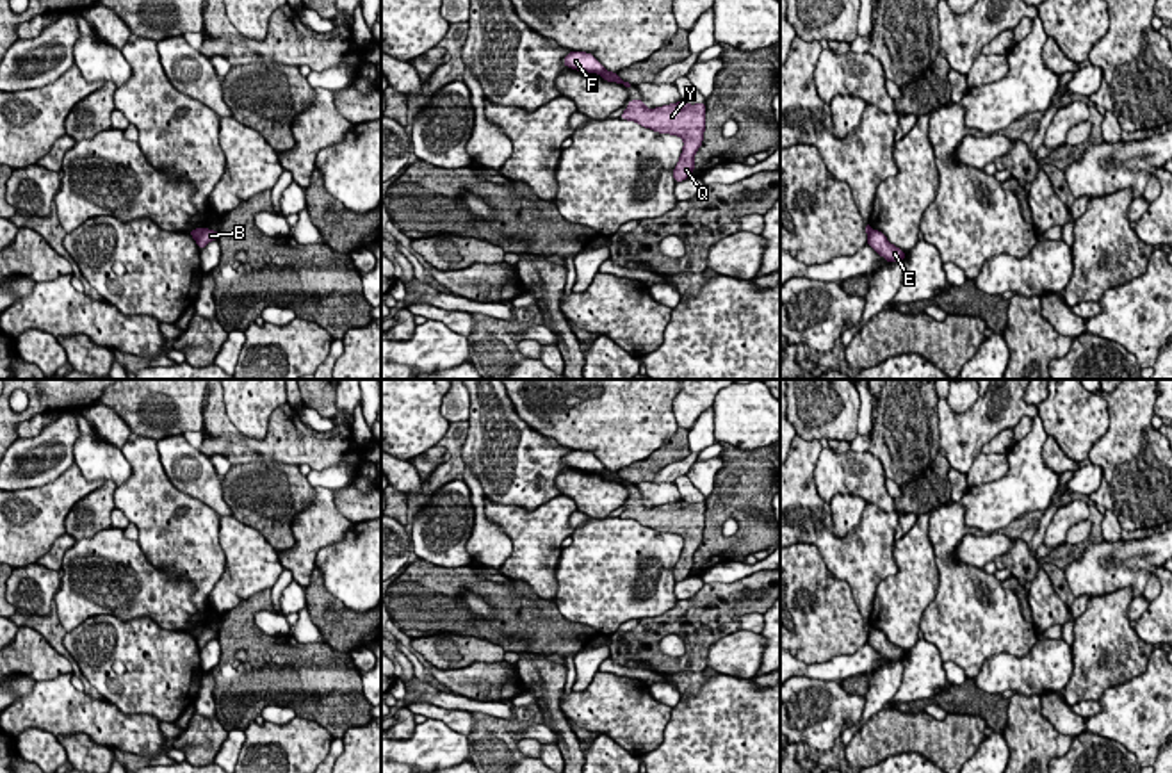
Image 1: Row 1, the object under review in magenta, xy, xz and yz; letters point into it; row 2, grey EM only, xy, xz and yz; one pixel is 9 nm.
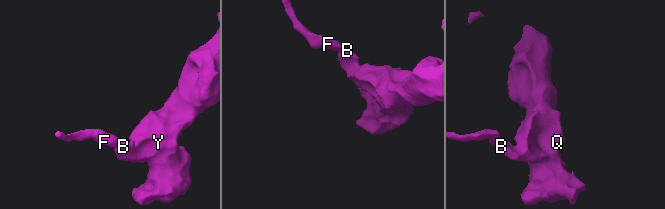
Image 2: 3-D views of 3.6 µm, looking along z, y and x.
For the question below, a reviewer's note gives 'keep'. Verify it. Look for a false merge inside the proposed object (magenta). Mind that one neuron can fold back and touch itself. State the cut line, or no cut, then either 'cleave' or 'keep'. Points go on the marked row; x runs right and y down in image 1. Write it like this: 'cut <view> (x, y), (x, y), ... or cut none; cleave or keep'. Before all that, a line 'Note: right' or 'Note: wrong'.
Note: wrong
cut xz (604, 70), (601, 73); cleave

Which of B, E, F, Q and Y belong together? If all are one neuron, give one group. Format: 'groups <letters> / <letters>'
groups B E Q Y / F

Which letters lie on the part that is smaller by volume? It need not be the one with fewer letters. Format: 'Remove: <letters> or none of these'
Remove: B, E, Q, Y

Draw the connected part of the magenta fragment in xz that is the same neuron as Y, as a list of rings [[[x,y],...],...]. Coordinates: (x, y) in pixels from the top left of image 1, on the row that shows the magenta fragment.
[[[631,100],[620,119],[636,121],[659,134],[679,135],[684,141],[680,159],[673,169],[675,182],[691,176],[695,153],[702,146],[705,130],[705,103],[689,105],[686,102],[647,109],[643,100]]]

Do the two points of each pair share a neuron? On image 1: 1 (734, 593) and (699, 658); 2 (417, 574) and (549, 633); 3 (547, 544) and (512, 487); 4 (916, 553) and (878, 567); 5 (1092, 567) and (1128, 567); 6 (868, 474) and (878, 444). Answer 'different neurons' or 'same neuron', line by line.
1: same neuron
2: same neuron
3: different neurons
4: different neurons
5: same neuron
6: different neurons

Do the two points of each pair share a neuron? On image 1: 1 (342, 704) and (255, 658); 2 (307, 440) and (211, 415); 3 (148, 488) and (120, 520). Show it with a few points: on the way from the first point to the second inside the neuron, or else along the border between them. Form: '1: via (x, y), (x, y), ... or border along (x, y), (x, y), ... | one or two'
1: via (316, 706), (273, 695), (262, 684) | one
2: via (282, 444), (275, 447), (241, 447), (234, 440) | one
3: border along (116, 506), (130, 520) | two

